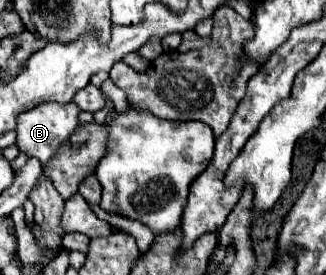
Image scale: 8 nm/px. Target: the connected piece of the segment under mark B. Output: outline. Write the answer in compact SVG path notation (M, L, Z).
M43 103L33 107L31 111L21 113L17 121L17 147L29 157L37 157L41 163L47 163L51 157L57 155L59 147L67 143L67 139L79 127L79 113L81 109L75 103L67 103L67 105Z

